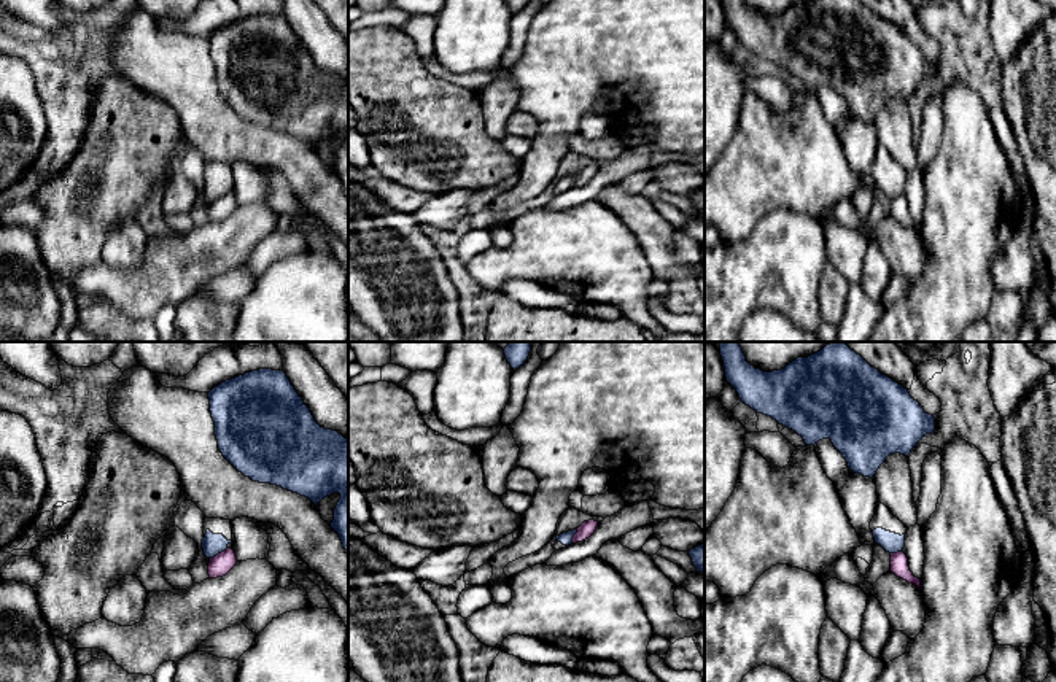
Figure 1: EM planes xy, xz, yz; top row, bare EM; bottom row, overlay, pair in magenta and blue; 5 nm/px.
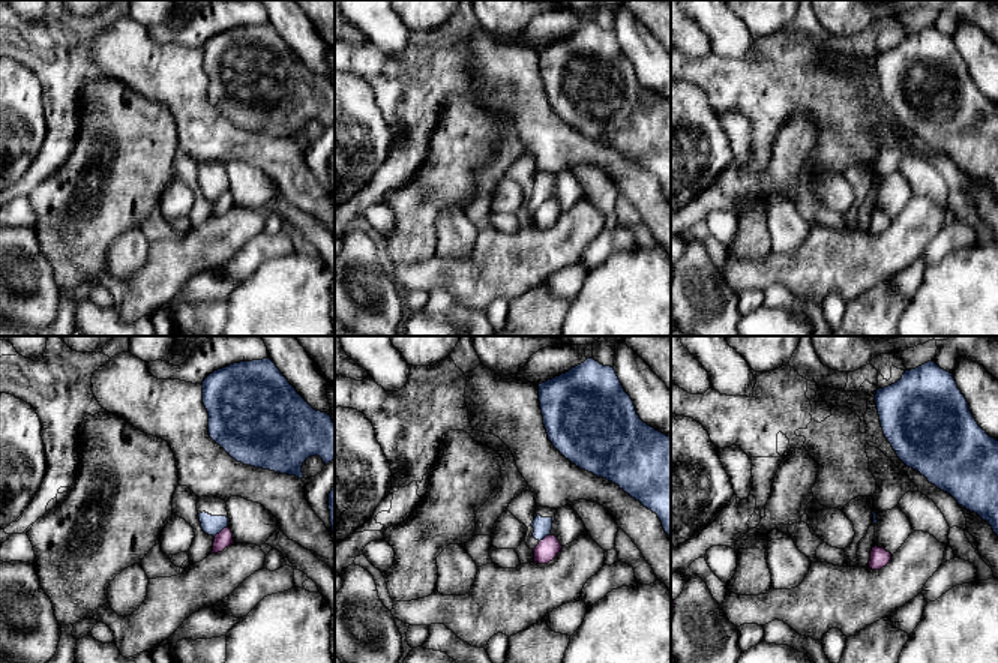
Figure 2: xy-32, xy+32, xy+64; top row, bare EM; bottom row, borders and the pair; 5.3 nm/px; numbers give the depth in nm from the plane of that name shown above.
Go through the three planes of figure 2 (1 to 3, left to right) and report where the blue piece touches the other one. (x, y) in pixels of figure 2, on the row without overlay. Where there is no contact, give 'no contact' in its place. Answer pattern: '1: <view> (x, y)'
1: xy-32 (221, 195)
2: xy+32 (545, 201)
3: no contact

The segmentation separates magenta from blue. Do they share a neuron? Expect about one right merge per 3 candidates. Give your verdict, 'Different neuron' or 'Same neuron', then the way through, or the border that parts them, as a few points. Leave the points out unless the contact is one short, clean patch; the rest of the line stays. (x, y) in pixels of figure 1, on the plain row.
Different neuron. Boundary: xy (226, 191), (210, 202)

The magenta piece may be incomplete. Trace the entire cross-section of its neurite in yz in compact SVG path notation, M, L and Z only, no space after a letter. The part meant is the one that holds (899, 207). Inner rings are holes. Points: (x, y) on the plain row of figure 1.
M903 196L891 197L891 216L921 234L921 223L910 215L908 202Z

